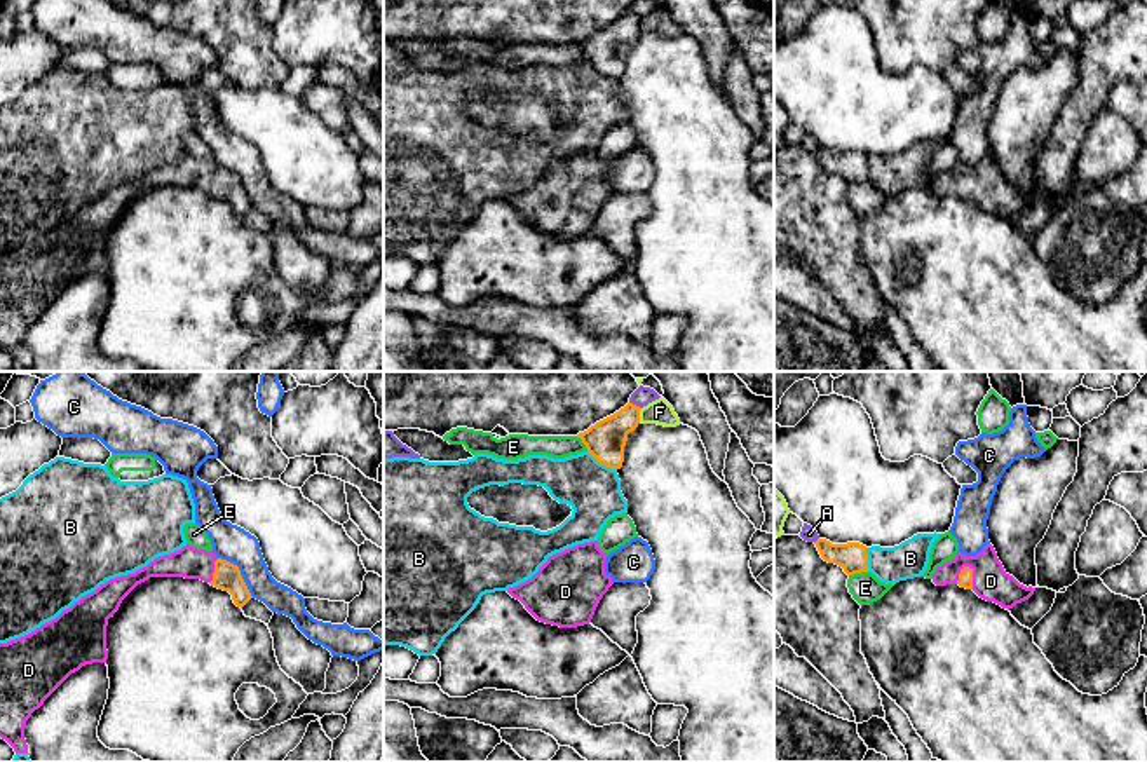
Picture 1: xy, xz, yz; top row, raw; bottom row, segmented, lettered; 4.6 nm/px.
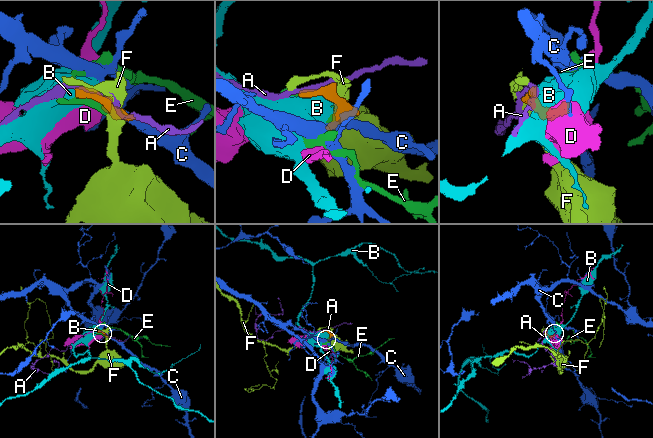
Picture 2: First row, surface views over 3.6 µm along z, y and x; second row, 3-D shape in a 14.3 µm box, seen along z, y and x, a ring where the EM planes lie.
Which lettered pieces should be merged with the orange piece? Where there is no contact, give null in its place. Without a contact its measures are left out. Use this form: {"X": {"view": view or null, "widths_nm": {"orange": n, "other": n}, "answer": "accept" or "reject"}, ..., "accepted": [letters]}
{"A": {"view": "xz", "widths_nm": {"orange": 180, "other": 80}, "answer": "reject"}, "B": {"view": "xz", "widths_nm": {"orange": 180, "other": 260}, "answer": "reject"}, "C": {"view": "xy", "widths_nm": {"orange": 130, "other": 170}, "answer": "reject"}, "D": {"view": "yz", "widths_nm": {"orange": 60, "other": 160}, "answer": "accept"}, "E": {"view": "yz", "widths_nm": {"orange": 140, "other": 140}, "answer": "reject"}, "F": {"view": "xz", "widths_nm": {"orange": 180, "other": 120}, "answer": "reject"}, "accepted": ["D"]}

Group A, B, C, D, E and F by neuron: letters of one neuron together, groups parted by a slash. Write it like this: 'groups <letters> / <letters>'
groups A / B / C / D / E / F

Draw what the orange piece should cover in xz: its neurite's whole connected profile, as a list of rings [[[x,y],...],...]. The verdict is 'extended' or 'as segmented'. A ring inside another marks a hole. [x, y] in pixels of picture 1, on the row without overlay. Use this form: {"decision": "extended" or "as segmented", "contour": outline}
{"decision": "as segmented", "contour": [[[628,12],[614,24],[596,31],[587,40],[579,42],[587,61],[603,75],[621,78],[628,44],[640,33],[640,16]]]}

